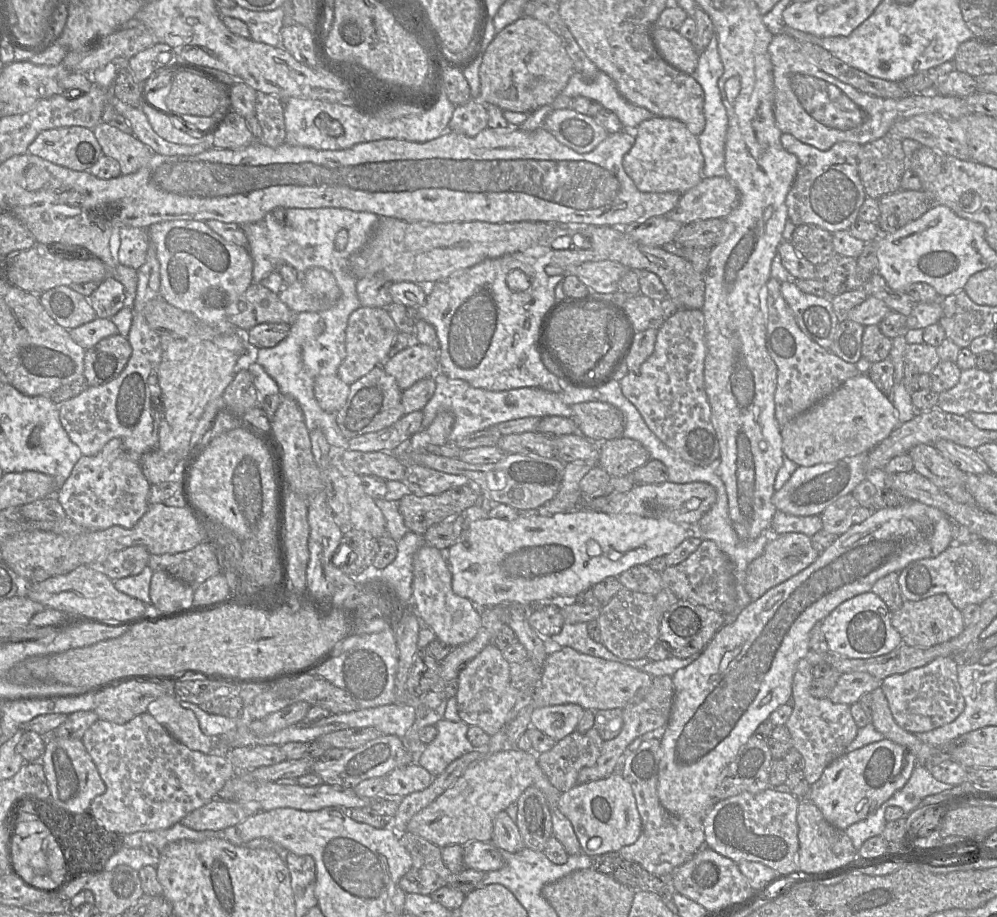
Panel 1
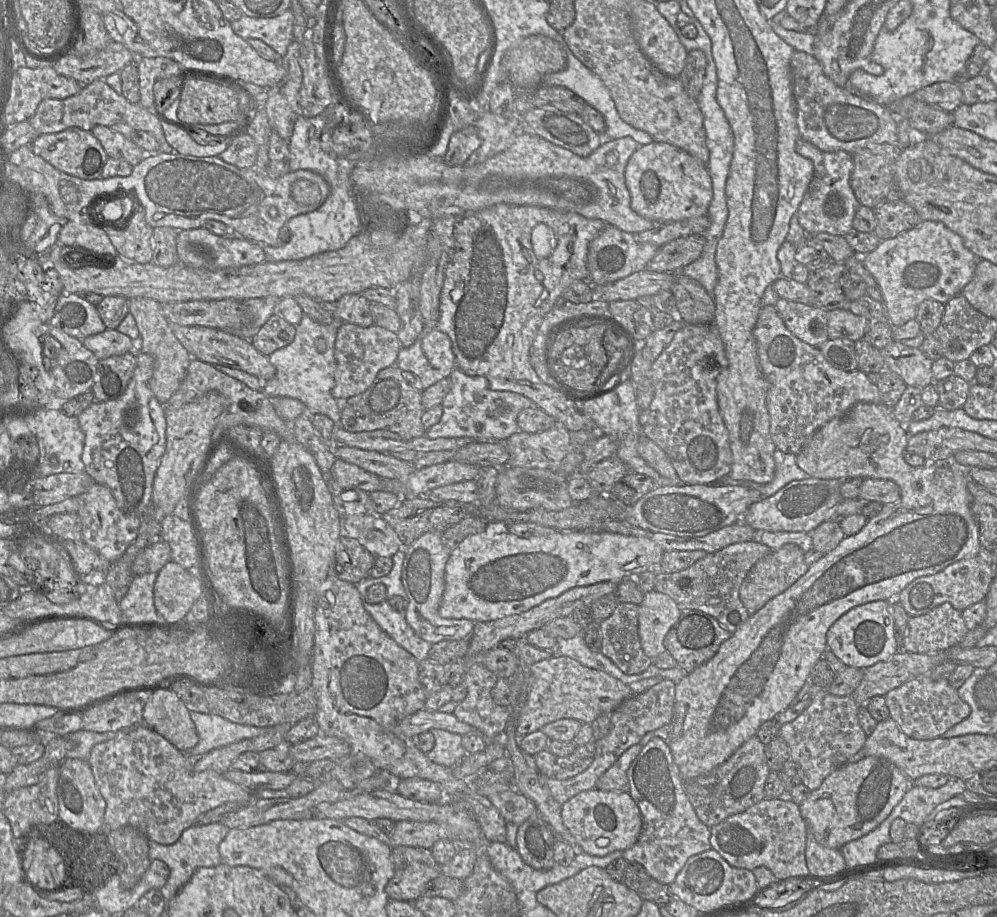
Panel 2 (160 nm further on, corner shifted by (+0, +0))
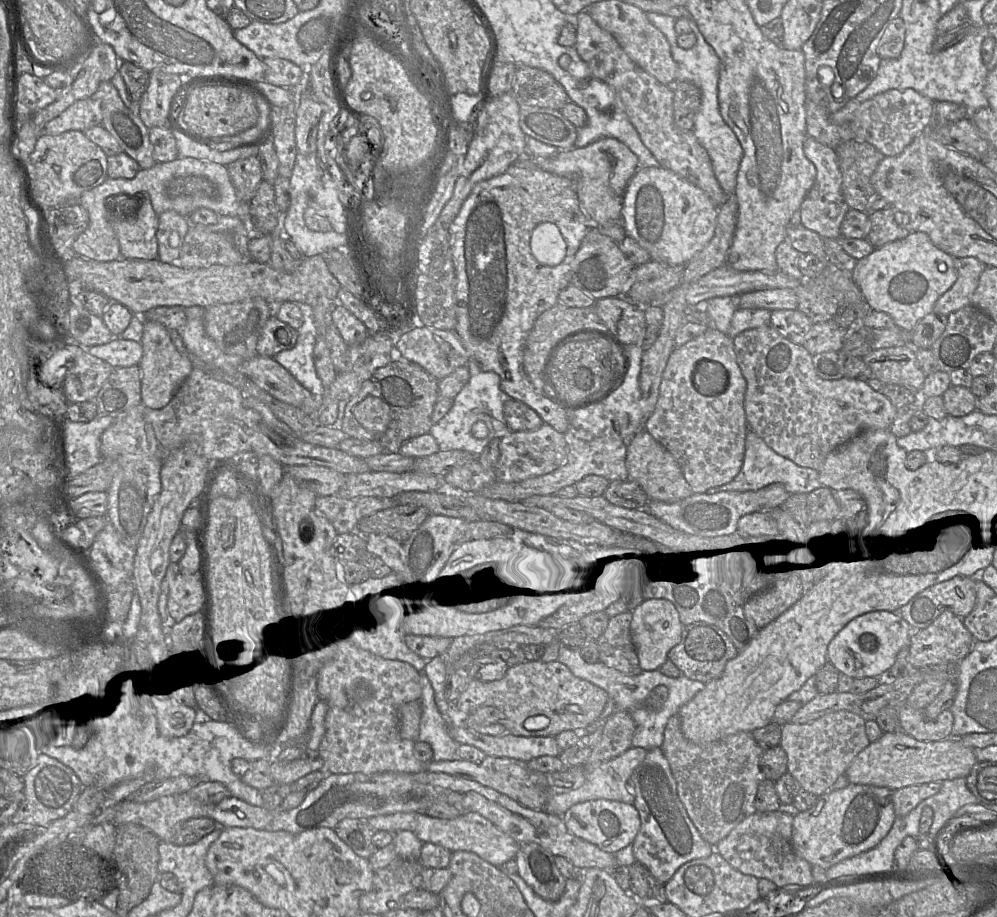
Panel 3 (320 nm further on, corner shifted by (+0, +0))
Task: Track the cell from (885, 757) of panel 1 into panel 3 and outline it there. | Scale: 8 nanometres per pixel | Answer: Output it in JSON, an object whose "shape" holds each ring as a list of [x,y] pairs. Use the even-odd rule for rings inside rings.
{"shape":[[[849,783],[842,789],[833,789],[818,796],[816,804],[799,812],[792,825],[792,847],[794,852],[811,866],[828,869],[834,864],[876,847],[888,834],[896,818],[892,803],[893,791],[887,787]]]}

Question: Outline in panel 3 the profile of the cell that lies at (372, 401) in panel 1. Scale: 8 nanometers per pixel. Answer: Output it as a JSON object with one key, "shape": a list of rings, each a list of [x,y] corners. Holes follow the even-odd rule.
{"shape":[[[395,358],[385,367],[377,369],[363,382],[360,391],[346,405],[341,430],[347,437],[361,441],[379,441],[385,453],[399,453],[402,445],[410,439],[430,433],[431,420],[439,398],[438,380],[419,365]],[[368,397],[375,397],[388,408],[391,420],[384,434],[374,434],[362,427],[354,416],[354,408]]]}

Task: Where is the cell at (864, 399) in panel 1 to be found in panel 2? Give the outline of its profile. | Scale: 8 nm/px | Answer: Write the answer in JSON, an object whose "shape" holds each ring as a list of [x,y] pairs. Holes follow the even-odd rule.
{"shape":[[[860,402],[854,405],[844,416],[834,418],[823,427],[817,430],[796,454],[797,465],[810,477],[820,479],[845,480],[853,477],[886,479],[895,482],[899,488],[901,497],[895,503],[884,504],[882,511],[867,520],[864,527],[855,535],[845,536],[839,545],[808,567],[808,570],[793,585],[781,594],[768,601],[760,610],[750,615],[748,620],[740,626],[727,640],[719,647],[716,654],[703,665],[688,673],[680,682],[675,684],[675,702],[671,732],[668,739],[668,746],[675,764],[677,765],[683,781],[706,774],[716,766],[725,762],[743,743],[755,736],[759,727],[766,721],[775,719],[776,715],[786,710],[792,700],[796,697],[805,682],[810,679],[810,674],[815,664],[822,658],[827,646],[827,631],[832,624],[843,614],[853,607],[878,601],[897,600],[898,594],[913,580],[921,576],[928,576],[938,573],[948,565],[961,560],[974,557],[981,551],[979,542],[979,526],[971,510],[972,496],[968,491],[967,484],[970,477],[969,468],[952,459],[939,462],[928,462],[924,466],[911,466],[904,460],[904,453],[908,441],[906,427],[899,423],[894,417],[892,408],[884,403]]]}

